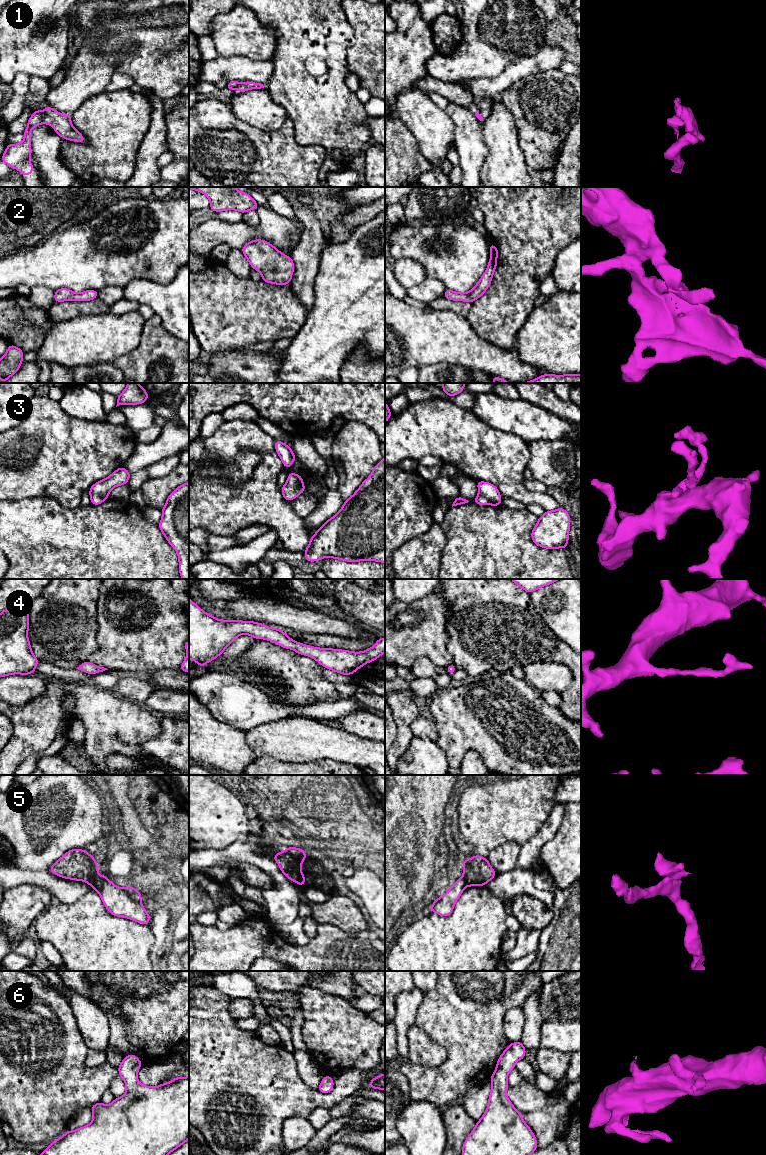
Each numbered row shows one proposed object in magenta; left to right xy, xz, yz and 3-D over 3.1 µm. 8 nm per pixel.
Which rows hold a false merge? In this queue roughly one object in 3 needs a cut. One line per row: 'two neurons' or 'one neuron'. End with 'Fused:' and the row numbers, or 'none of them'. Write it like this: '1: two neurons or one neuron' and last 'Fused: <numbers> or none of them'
1: two neurons
2: one neuron
3: one neuron
4: one neuron
5: two neurons
6: one neuron
Fused: 1, 5

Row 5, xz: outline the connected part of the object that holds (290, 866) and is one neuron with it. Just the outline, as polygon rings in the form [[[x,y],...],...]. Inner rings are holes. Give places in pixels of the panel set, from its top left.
[[[286,850],[273,855],[283,874],[300,886],[305,885],[305,876],[302,873],[300,861]]]

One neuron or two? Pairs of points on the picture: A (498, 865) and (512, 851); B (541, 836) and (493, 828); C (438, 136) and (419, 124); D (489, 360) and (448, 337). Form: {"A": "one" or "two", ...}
{"A": "one", "B": "two", "C": "one", "D": "one"}

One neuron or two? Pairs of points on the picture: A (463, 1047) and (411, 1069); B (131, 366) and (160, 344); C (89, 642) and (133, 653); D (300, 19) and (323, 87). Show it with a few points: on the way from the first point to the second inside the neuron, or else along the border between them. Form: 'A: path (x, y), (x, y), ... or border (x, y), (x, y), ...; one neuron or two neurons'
A: path (453, 1061), (441, 1073), (425, 1073); one neuron
B: path (138, 366), (153, 351); one neuron
C: border (97, 621), (97, 649), (86, 660); two neurons
D: path (300, 37), (300, 69), (305, 75); one neuron

